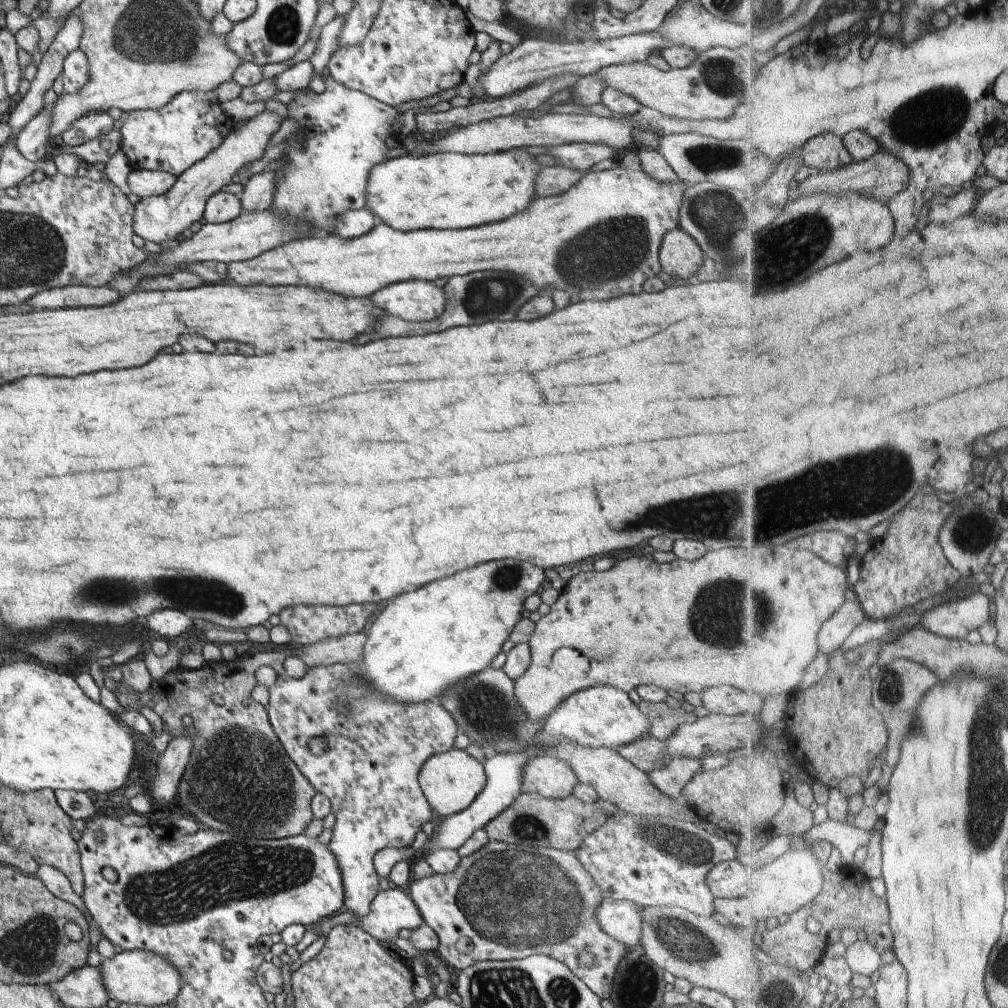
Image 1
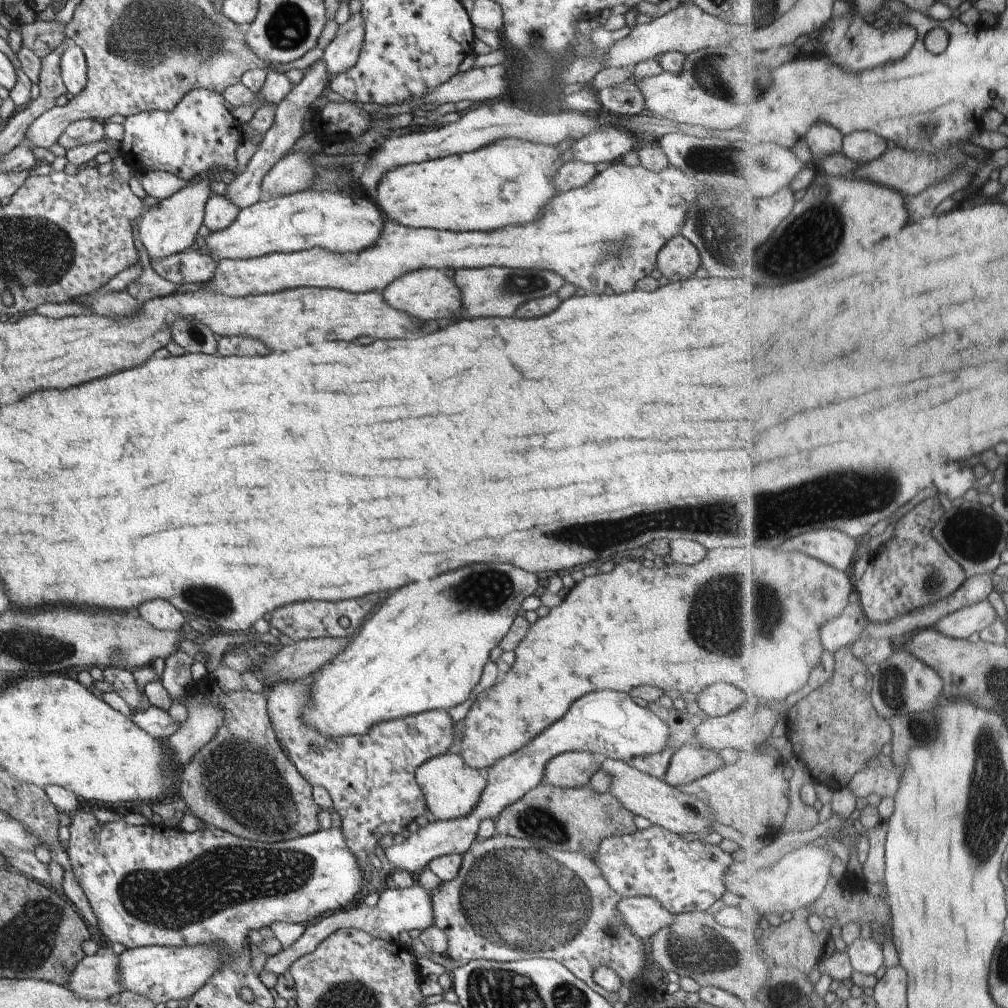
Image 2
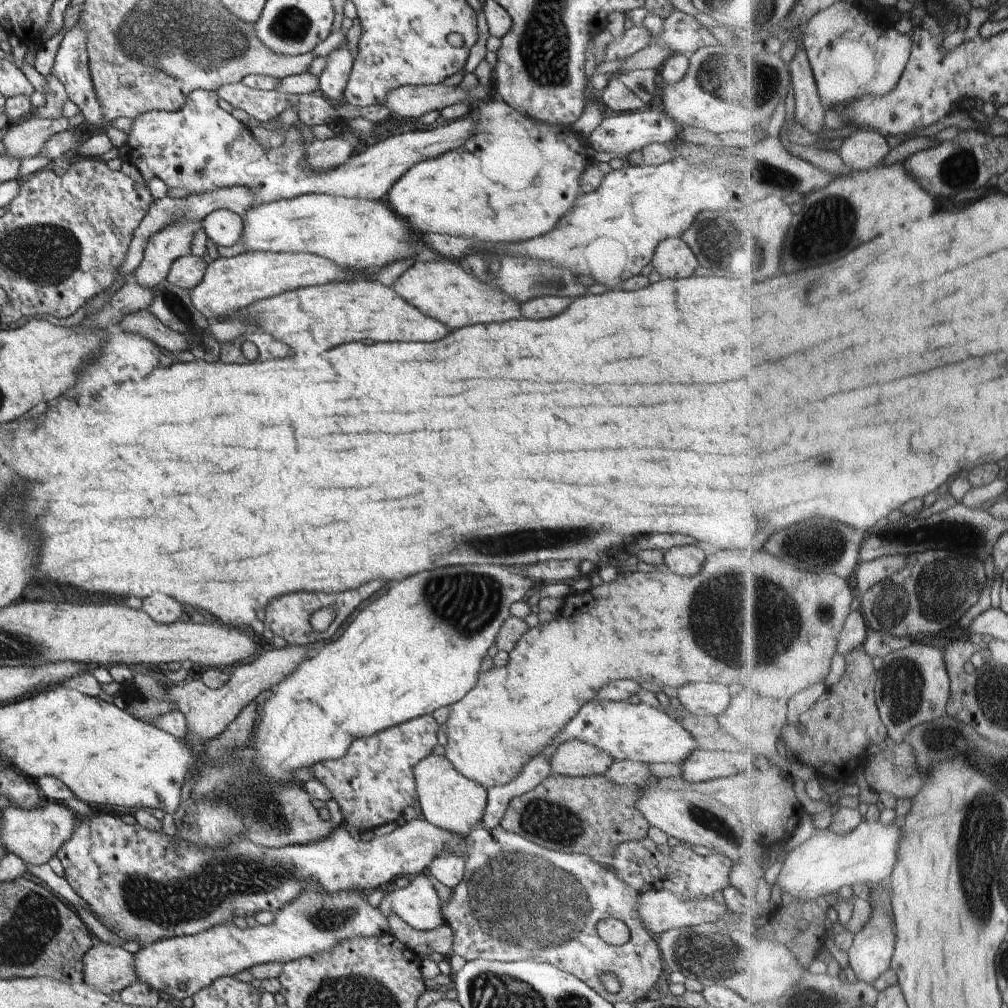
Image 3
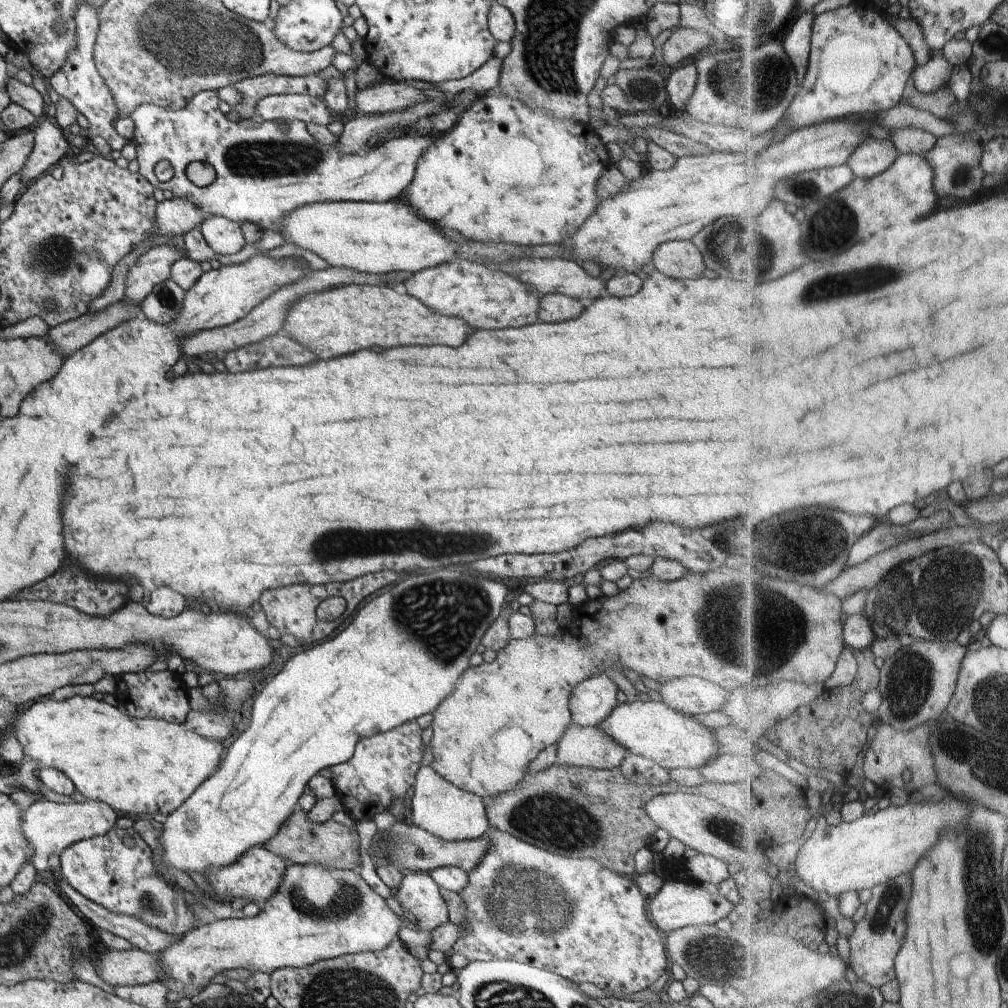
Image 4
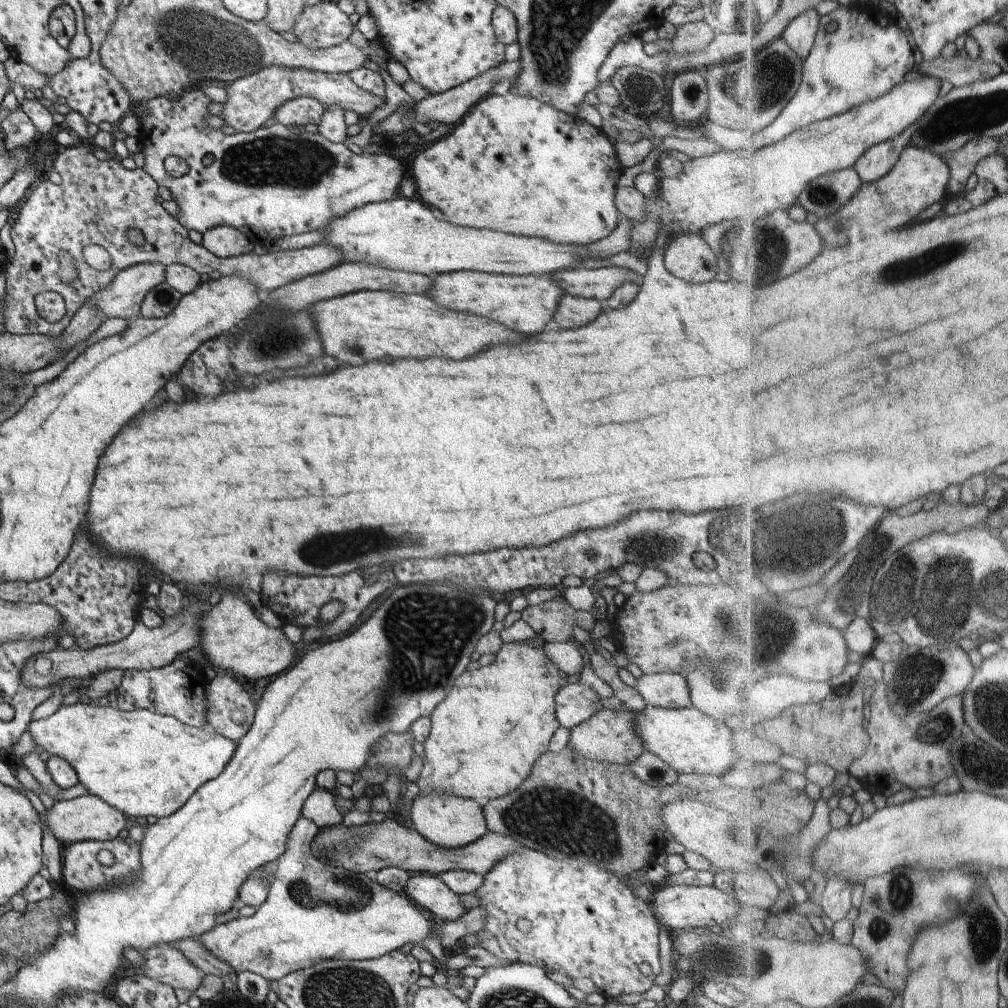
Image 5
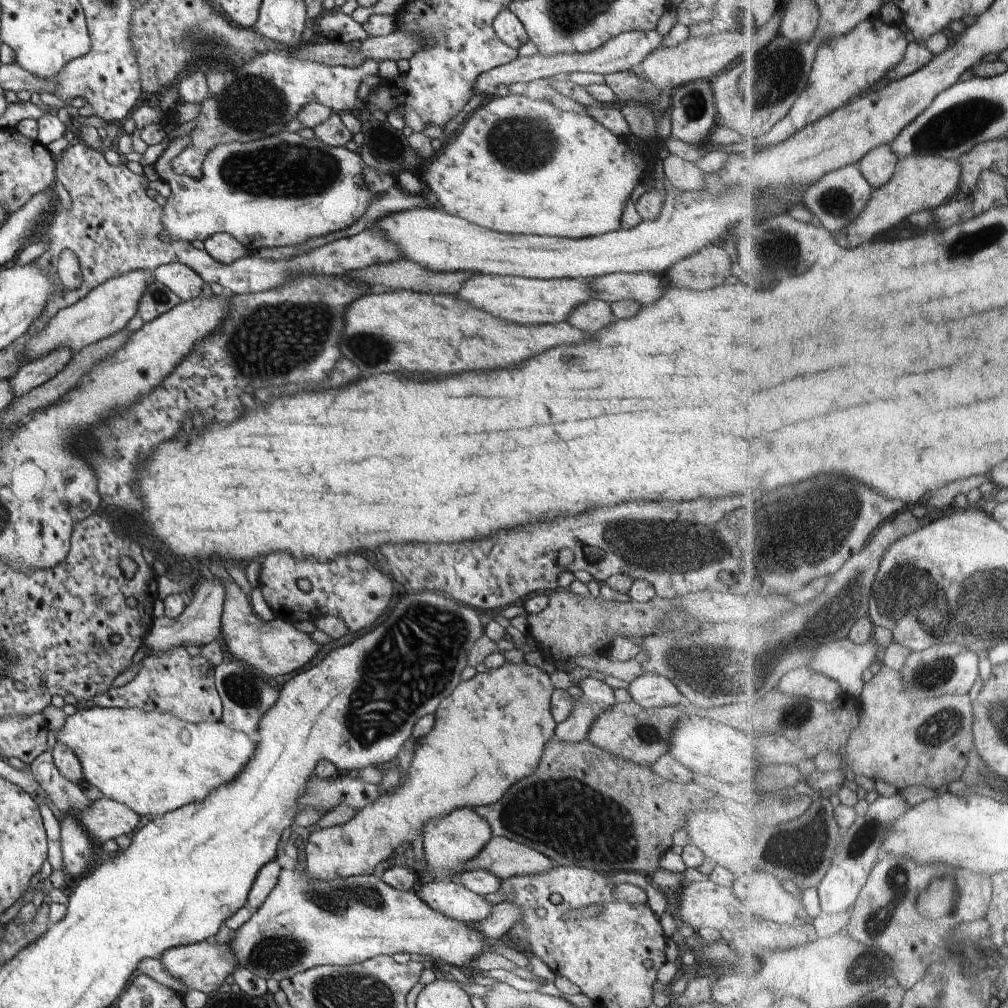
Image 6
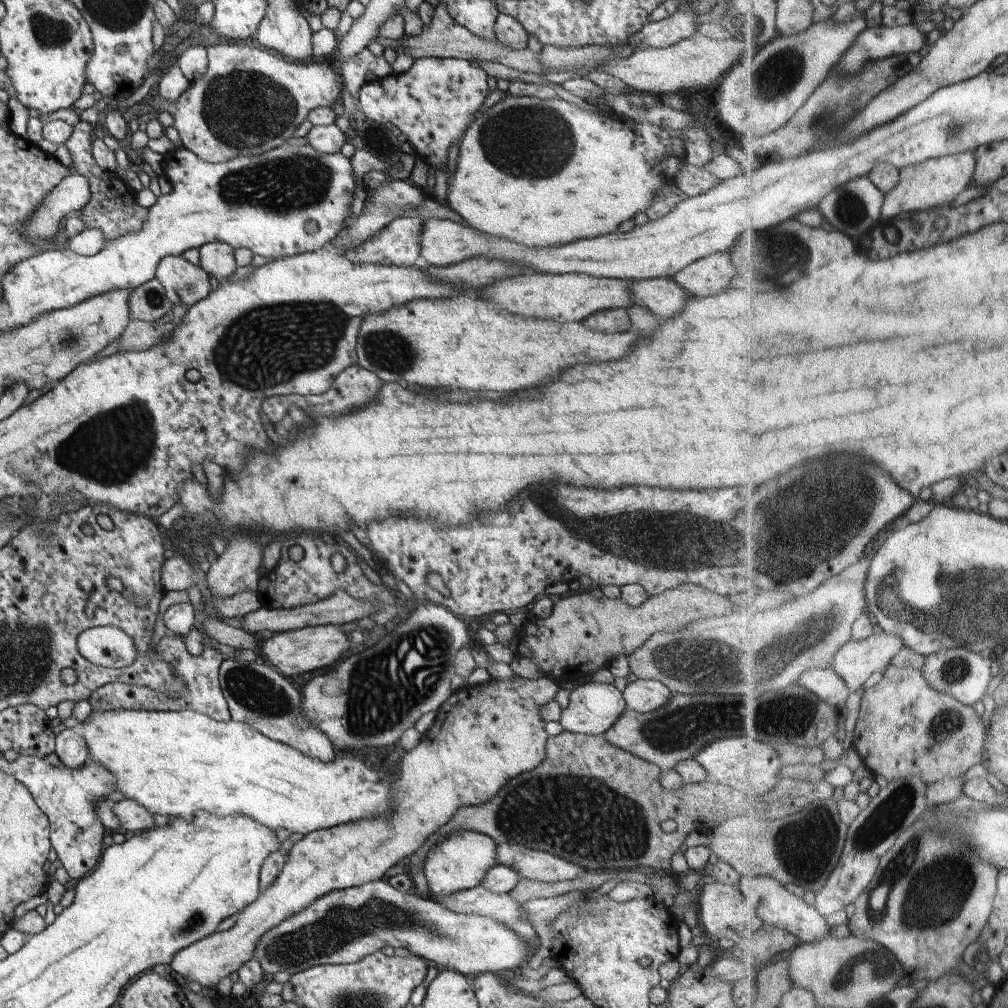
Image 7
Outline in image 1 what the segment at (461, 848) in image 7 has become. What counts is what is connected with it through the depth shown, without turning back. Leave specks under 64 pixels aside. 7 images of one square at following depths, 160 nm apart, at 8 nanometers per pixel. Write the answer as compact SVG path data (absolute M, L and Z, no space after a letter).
M452 748L426 760L420 769L418 780L432 810L447 817L466 810L472 804L486 786L487 774L483 765L471 753Z

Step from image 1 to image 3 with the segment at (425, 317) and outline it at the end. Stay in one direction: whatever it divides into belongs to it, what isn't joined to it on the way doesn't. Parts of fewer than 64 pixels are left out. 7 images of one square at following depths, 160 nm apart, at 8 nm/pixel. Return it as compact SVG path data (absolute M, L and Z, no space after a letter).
M416 261L391 287L398 296L418 308L422 314L445 324L450 331L478 323L504 322L522 317L519 302L498 287L466 272L457 261Z

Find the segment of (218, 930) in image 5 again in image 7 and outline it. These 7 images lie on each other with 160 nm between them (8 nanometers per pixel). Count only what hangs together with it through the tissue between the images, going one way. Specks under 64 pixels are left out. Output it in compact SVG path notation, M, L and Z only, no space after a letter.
M382 879L362 886L333 890L304 907L302 911L284 919L278 926L267 930L257 940L254 958L266 974L288 972L295 975L310 967L320 965L347 965L357 963L366 955L380 951L385 946L407 948L412 955L426 959L438 969L449 969L473 978L478 973L502 972L503 976L515 975L520 964L527 964L533 955L522 937L503 923L490 917L465 915L448 910L432 898L424 898L414 891L402 892Z

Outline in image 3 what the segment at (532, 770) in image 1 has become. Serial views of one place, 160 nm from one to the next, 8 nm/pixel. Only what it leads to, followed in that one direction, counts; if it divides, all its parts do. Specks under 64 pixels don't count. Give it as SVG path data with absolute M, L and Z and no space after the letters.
M576 739L562 743L550 759L552 774L567 777L604 775L614 762L607 752Z

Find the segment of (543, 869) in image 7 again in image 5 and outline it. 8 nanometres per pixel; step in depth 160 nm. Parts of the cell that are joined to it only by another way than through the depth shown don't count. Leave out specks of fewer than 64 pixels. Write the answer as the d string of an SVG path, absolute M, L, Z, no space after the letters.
M390 814L384 822L371 822L364 826L349 828L334 825L320 829L311 846L311 852L314 852L317 859L322 859L333 867L342 867L344 870L358 873L365 874L370 871L378 872L387 867L399 867L410 874L439 876L456 869L484 876L506 856L514 854L521 844L502 834L489 831L480 840L464 848L446 850L424 840L416 830L402 826L397 818Z

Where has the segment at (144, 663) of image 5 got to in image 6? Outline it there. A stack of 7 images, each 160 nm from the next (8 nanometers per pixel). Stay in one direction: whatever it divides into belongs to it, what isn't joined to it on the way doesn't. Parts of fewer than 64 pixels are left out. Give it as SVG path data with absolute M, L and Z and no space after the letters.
M215 578L213 582L207 580L198 588L194 588L193 593L192 600L187 600L182 614L177 616L177 619L166 616L154 618L148 634L141 642L150 654L162 655L176 647L202 647L205 644L210 644L212 640L220 641L225 589L220 581Z

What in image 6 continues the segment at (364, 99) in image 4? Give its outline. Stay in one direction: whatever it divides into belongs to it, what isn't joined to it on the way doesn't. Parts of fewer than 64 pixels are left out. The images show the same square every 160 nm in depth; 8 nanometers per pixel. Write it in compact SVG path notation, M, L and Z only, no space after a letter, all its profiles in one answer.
M276 51L263 52L241 67L228 66L225 72L213 70L206 73L210 96L201 104L201 111L197 116L197 127L190 134L191 144L171 162L173 171L179 175L199 177L201 164L208 151L217 144L231 142L248 142L278 134L284 130L287 122L297 118L297 112L305 104L319 102L325 104L334 113L358 113L366 106L358 94L361 80L364 77L378 75L379 63L366 61L359 67L328 66L309 60L300 60L292 55L282 55Z

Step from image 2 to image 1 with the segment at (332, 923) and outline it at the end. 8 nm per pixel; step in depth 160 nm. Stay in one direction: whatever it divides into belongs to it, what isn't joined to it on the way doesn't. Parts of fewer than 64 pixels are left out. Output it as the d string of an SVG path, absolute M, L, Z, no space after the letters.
M400 887L380 890L372 899L366 916L354 915L368 934L377 941L385 940L391 944L402 928L413 931L424 923L412 897Z

